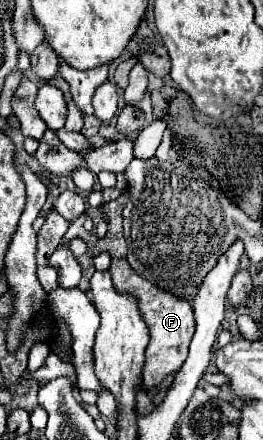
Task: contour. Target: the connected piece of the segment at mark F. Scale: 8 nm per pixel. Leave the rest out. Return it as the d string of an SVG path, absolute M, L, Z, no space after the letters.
M113 258L109 270L113 274L113 284L117 290L139 298L139 310L151 332L151 340L149 340L149 346L145 352L145 388L157 386L165 376L177 372L187 358L189 342L195 332L193 308L187 300L181 300L163 290L157 290L151 282L147 282L139 274L135 274L135 270L123 258Z

